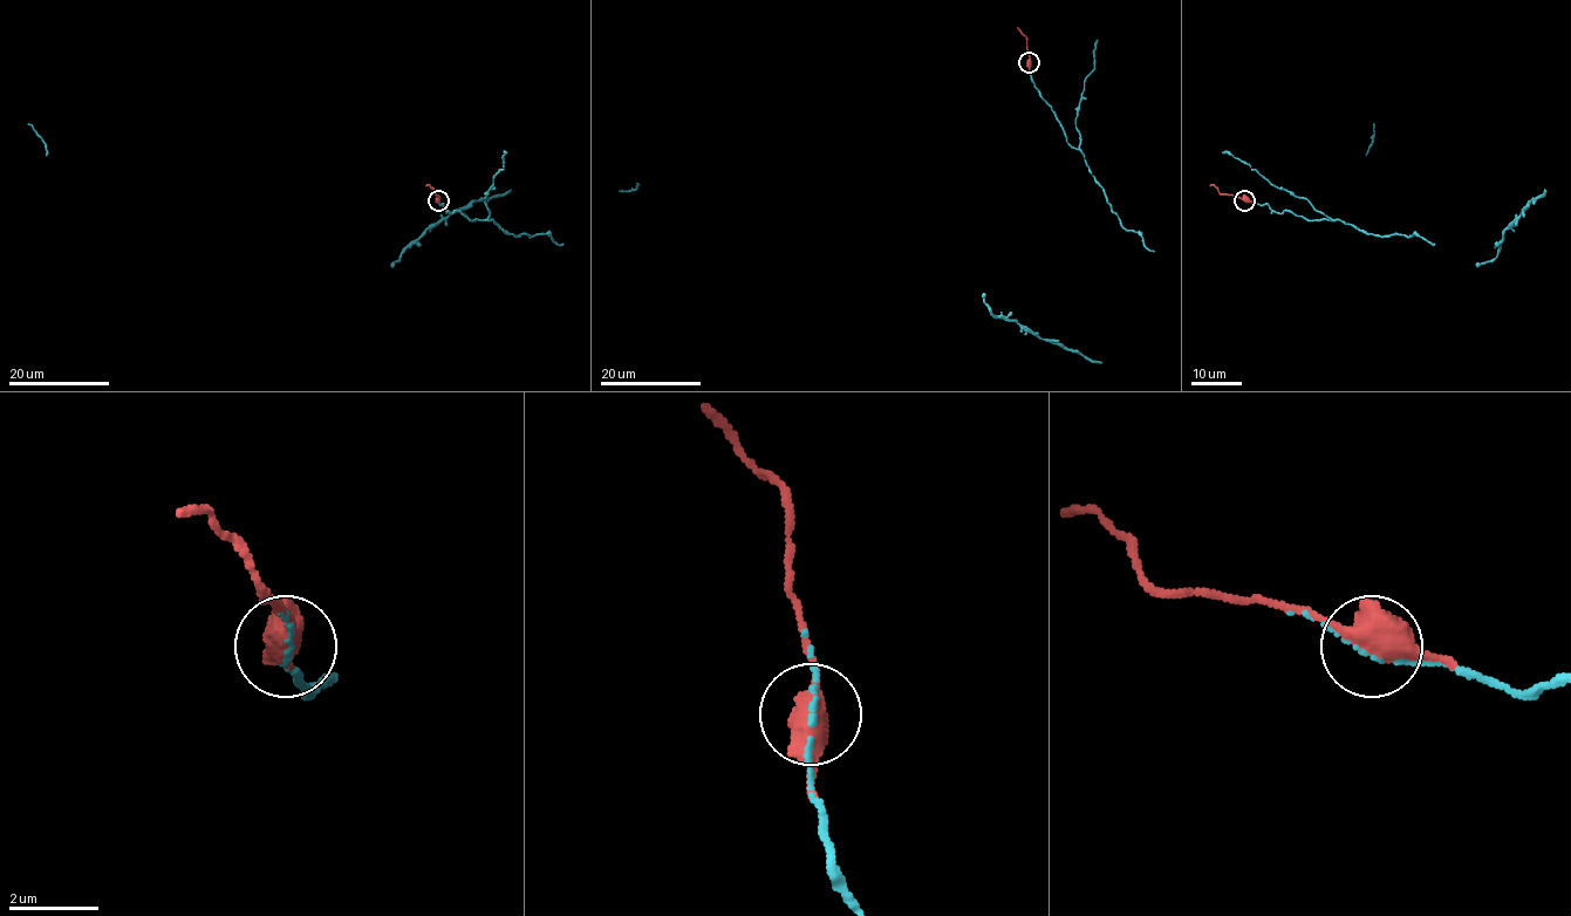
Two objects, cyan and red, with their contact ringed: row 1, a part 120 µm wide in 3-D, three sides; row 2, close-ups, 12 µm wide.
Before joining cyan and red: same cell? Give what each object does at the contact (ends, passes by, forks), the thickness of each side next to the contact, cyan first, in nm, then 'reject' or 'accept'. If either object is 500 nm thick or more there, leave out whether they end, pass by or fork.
70 nm thick on the cyan side, 650 nm on the other; accept

